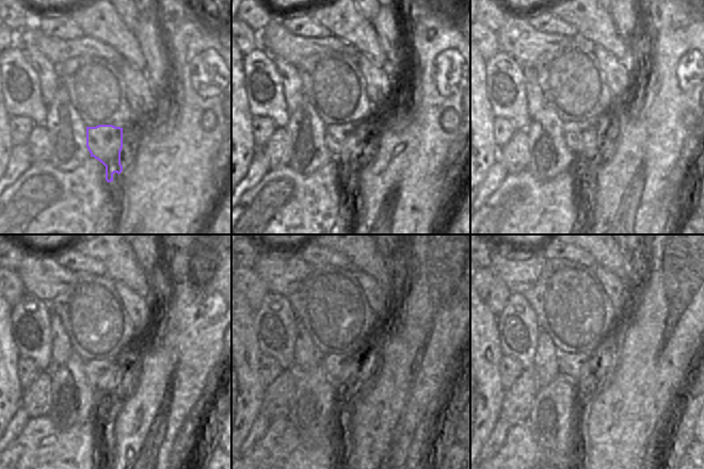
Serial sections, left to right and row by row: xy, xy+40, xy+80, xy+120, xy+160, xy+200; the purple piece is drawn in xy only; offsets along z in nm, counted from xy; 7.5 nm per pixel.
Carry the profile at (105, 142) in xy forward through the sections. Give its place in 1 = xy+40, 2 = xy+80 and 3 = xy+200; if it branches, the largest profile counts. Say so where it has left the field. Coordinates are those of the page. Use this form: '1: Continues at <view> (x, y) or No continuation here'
1: Continues at xy+40 (342, 141)
2: Continues at xy+80 (580, 138)
3: Continues at xy+200 (572, 366).

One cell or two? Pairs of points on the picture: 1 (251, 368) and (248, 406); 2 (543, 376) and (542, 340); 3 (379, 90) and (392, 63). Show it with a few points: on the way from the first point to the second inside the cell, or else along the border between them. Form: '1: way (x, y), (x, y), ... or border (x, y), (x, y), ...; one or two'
1: way (248, 377), (248, 397); one
2: way (543, 368), (543, 349); one
3: border (382, 67), (393, 77); two

